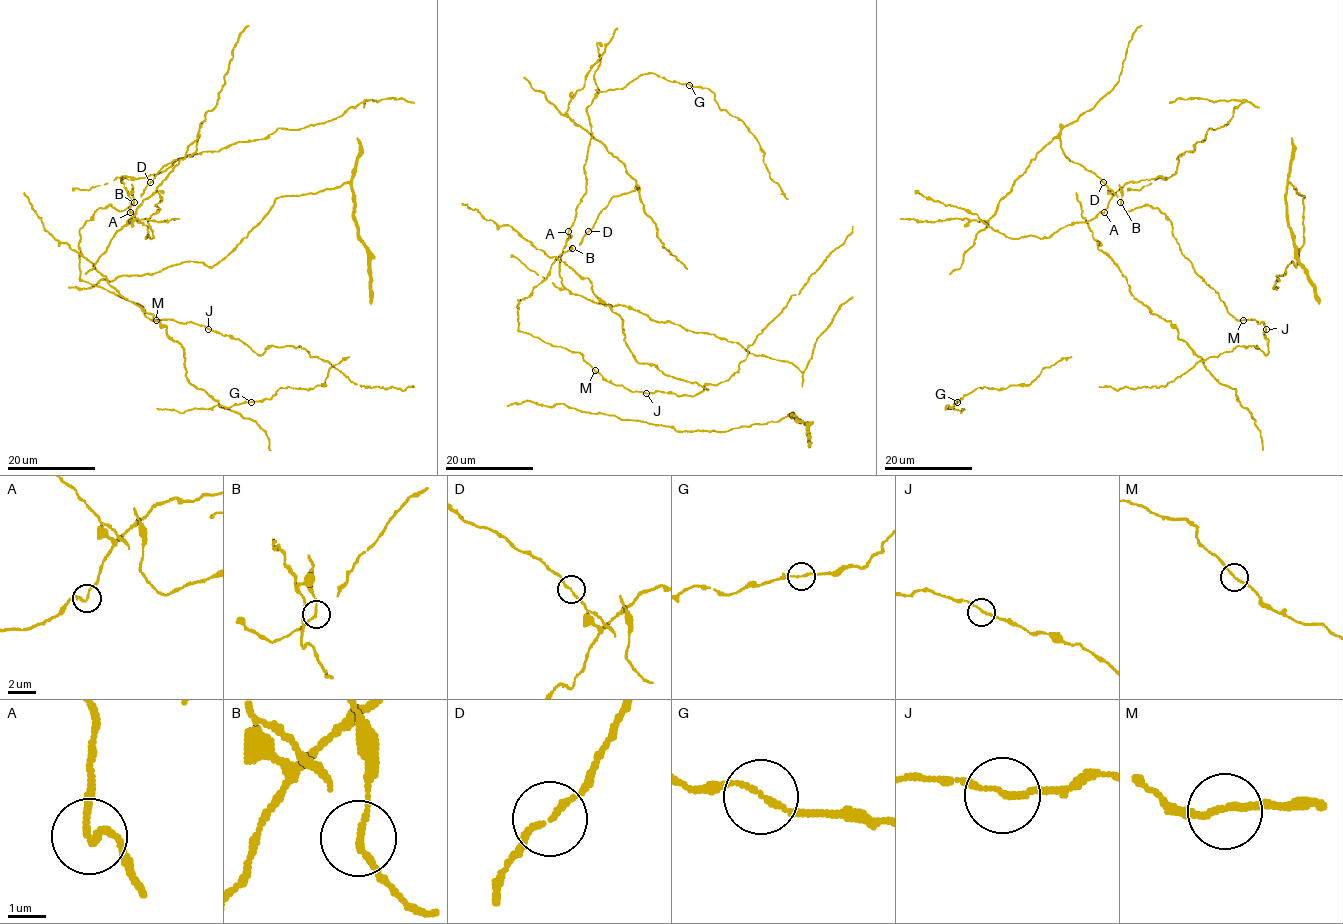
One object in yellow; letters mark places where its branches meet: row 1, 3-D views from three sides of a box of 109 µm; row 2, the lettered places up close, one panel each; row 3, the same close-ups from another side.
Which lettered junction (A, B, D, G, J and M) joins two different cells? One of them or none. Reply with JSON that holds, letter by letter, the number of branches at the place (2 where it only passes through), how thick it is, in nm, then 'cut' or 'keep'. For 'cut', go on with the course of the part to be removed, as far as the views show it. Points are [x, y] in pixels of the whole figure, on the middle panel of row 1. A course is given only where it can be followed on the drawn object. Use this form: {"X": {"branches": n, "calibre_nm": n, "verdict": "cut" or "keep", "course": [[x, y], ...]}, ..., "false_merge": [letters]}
{"A": {"branches": 2, "calibre_nm": 150, "verdict": "keep"}, "B": {"branches": 2, "calibre_nm": 150, "verdict": "cut"}, "D": {"branches": 2, "calibre_nm": 140, "verdict": "keep"}, "G": {"branches": 2, "calibre_nm": 140, "verdict": "keep"}, "J": {"branches": 2, "calibre_nm": 150, "verdict": "keep"}, "M": {"branches": 2, "calibre_nm": 150, "verdict": "keep"}, "false_merge": ["B"]}

